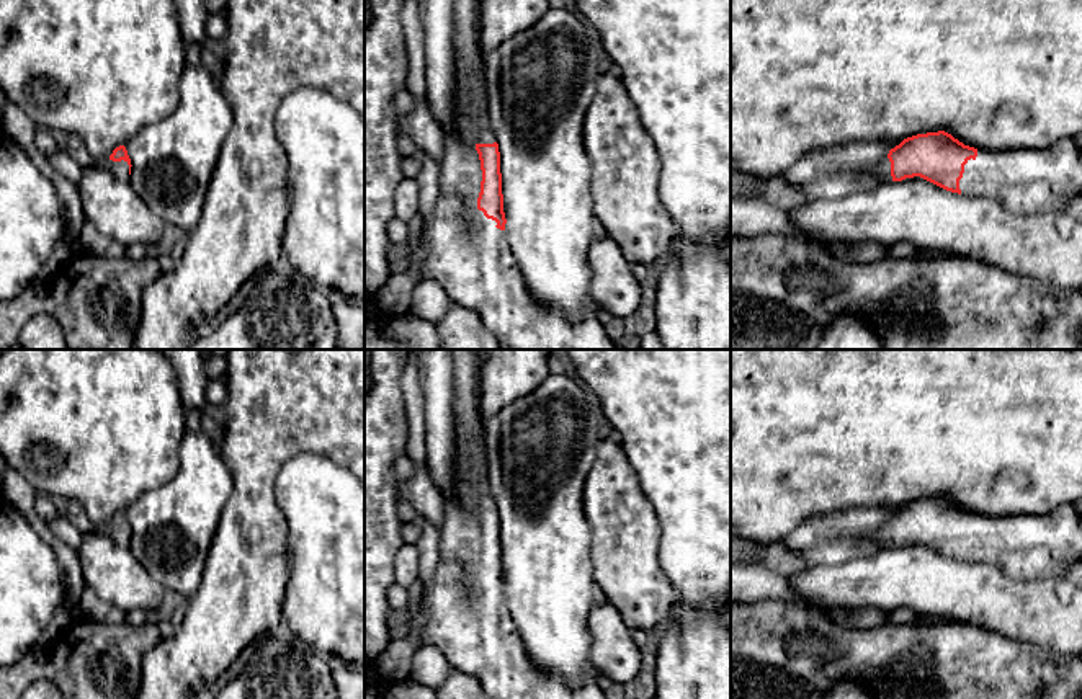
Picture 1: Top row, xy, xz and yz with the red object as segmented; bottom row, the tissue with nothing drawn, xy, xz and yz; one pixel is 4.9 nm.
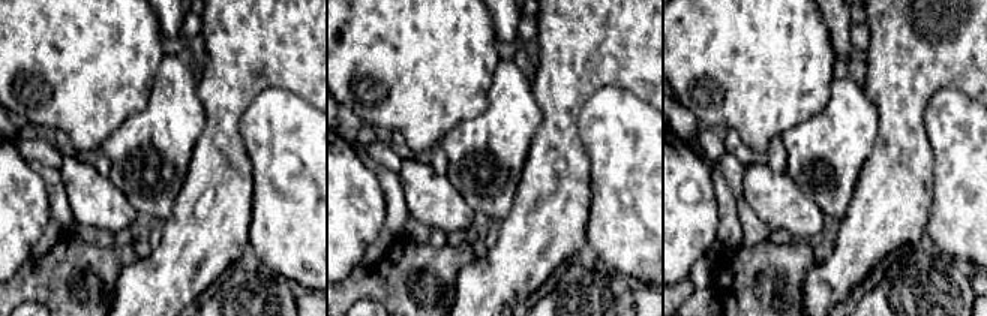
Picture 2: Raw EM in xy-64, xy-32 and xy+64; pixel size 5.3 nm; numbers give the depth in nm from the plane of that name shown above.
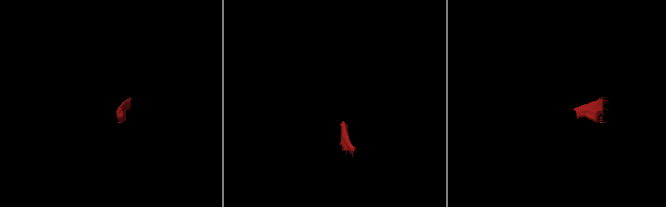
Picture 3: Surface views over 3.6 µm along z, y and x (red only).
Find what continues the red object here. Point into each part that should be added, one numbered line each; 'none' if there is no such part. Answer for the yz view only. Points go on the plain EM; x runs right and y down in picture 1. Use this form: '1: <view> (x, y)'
1: yz (881, 538)
2: yz (1028, 546)

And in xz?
1: xz (466, 619)

